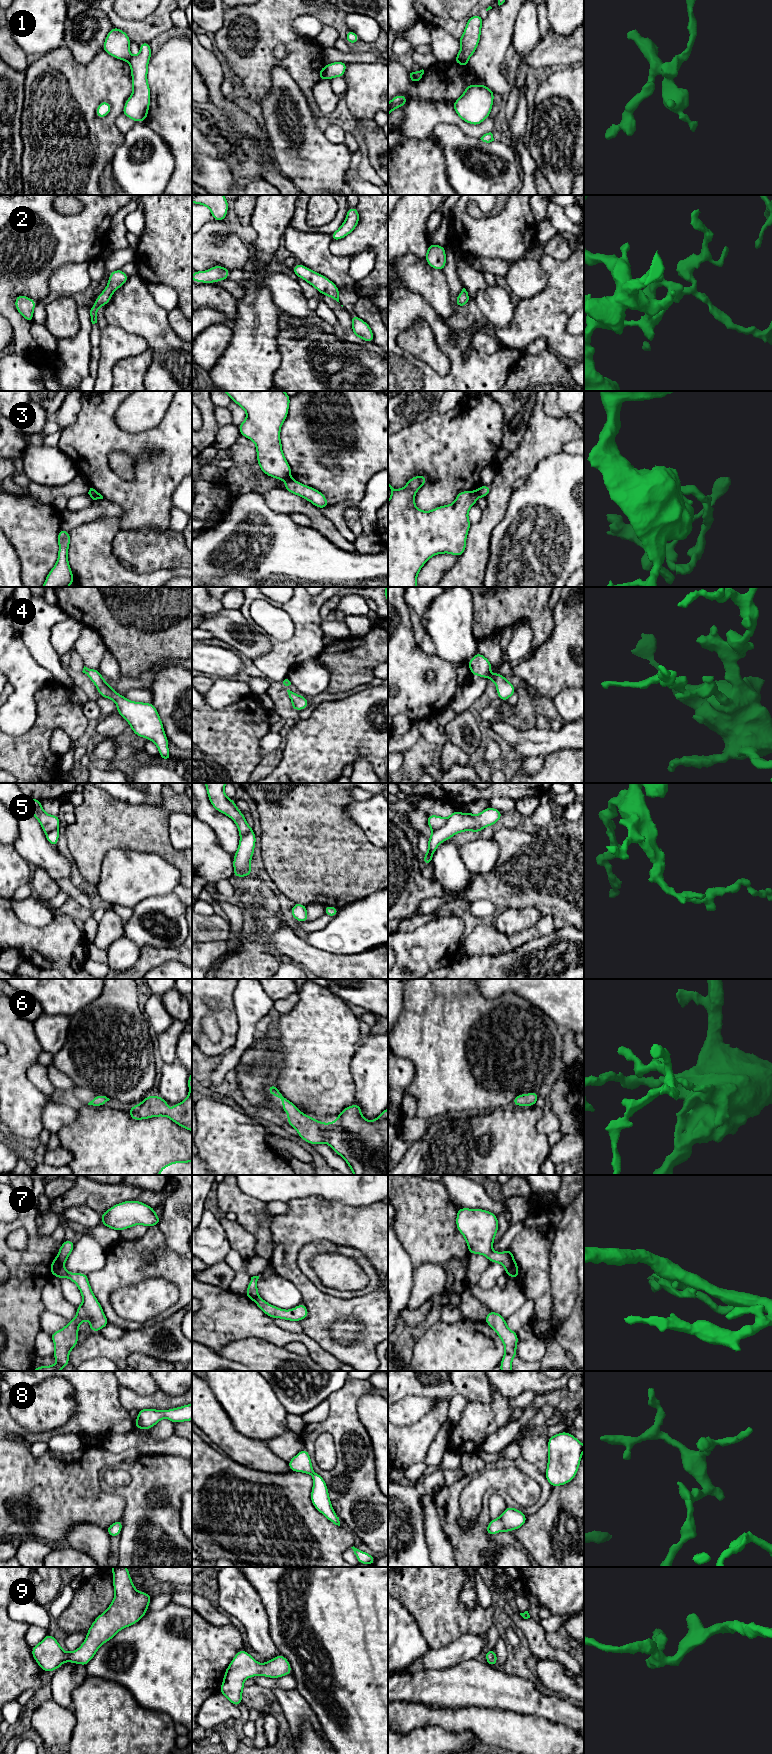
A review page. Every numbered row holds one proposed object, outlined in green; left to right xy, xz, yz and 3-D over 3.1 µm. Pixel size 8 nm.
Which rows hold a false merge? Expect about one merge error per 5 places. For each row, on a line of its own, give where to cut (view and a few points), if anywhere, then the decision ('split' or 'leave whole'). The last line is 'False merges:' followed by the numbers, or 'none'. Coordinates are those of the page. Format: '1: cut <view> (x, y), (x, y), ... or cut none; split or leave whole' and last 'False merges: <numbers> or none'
1: cut yz (456, 57), (467, 61); split
2: cut none; leave whole
3: cut yz (475, 491), (478, 496); split
4: cut none; leave whole
5: cut yz (447, 819), (441, 827), (433, 831); split
6: cut none; leave whole
7: cut yz (504, 1252), (513, 1263), (513, 1267), (508, 1275); split
8: cut none; leave whole
9: cut none; leave whole
False merges: 1, 3, 5, 7

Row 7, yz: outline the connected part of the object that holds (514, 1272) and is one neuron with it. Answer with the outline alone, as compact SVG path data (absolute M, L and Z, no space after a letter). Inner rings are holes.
M510 1248L507 1251L505 1251L505 1253L507 1253L510 1256L512 1262L514 1263L513 1268L512 1268L512 1270L511 1270L511 1272L510 1272L510 1274L508 1276L512 1277L514 1279L517 1279L518 1274L519 1274L519 1269L518 1269L518 1264L515 1262L513 1253L512 1253Z

